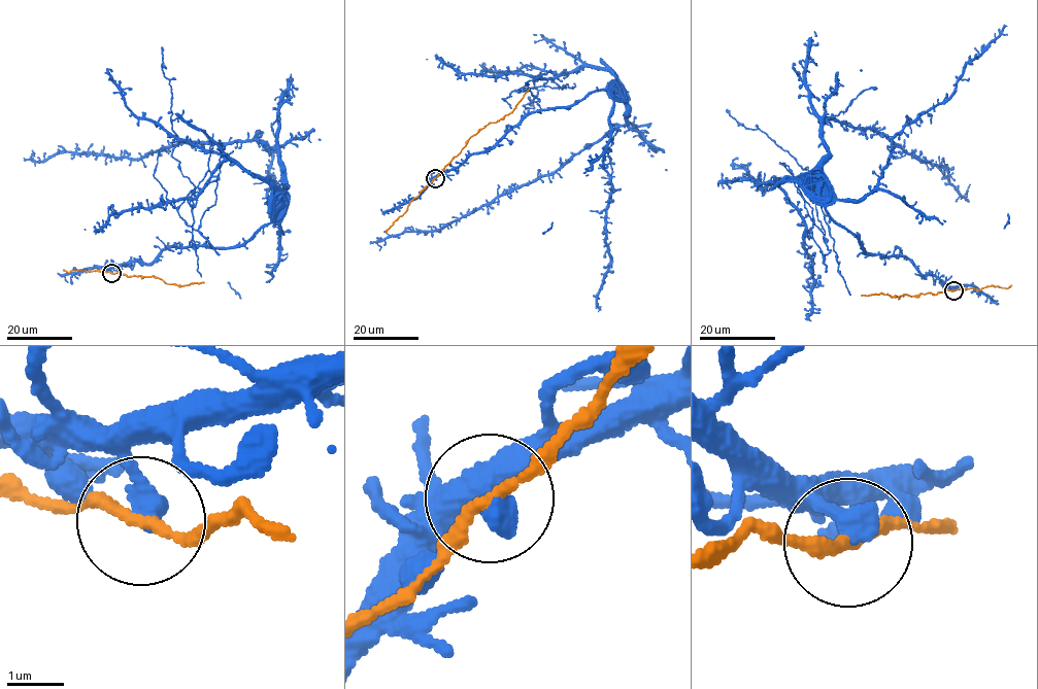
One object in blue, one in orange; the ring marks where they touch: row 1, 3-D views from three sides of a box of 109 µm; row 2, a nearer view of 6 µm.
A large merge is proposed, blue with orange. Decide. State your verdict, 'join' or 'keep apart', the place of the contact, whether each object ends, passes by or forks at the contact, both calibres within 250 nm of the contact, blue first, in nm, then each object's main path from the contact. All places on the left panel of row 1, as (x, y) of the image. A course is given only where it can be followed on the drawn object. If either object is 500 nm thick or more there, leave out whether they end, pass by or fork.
join; at (111, 273); blue ends there; orange passes by; 440 nm thick on the blue side, 160 nm on the other; blue runs (111, 272), (270, 220), (270, 185), (229, 161), (178, 215), (192, 226), (195, 184), (161, 46); orange runs (111, 272), (129, 277), (154, 276), (168, 284), (182, 285), (204, 282)

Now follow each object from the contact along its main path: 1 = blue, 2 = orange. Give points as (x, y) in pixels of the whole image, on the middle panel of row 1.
1: (435, 177), (614, 75), (584, 66), (523, 87), (539, 100), (525, 107), (538, 76)
2: (435, 177), (471, 137), (487, 125), (509, 114), (529, 89)

